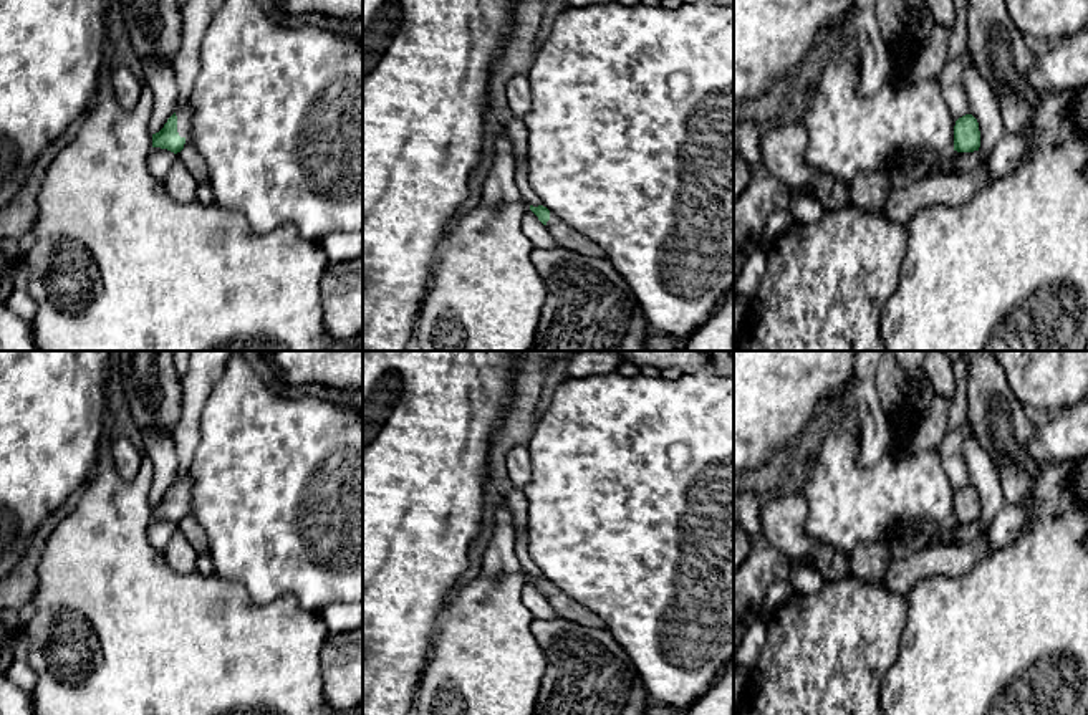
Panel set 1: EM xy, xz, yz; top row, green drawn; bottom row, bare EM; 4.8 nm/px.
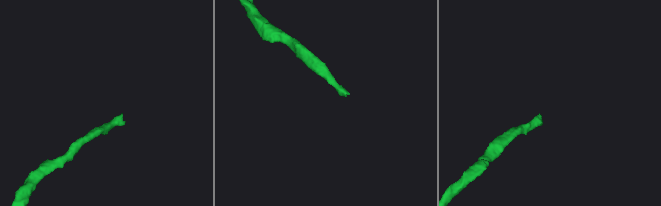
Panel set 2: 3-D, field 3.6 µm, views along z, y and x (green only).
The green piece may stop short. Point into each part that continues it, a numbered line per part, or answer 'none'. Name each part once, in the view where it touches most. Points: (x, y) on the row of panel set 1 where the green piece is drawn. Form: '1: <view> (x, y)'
1: xy (184, 113)

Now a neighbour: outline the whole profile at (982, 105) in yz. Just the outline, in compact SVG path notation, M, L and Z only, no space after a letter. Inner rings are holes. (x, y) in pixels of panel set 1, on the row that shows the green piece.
M970 56L964 68L964 88L969 101L969 114L979 122L982 156L990 156L997 142L1007 134L1002 122L999 101L992 88L975 70Z

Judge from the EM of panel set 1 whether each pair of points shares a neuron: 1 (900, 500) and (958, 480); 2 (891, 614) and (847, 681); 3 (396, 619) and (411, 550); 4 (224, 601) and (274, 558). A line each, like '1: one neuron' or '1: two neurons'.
1: two neurons
2: one neuron
3: one neuron
4: two neurons

